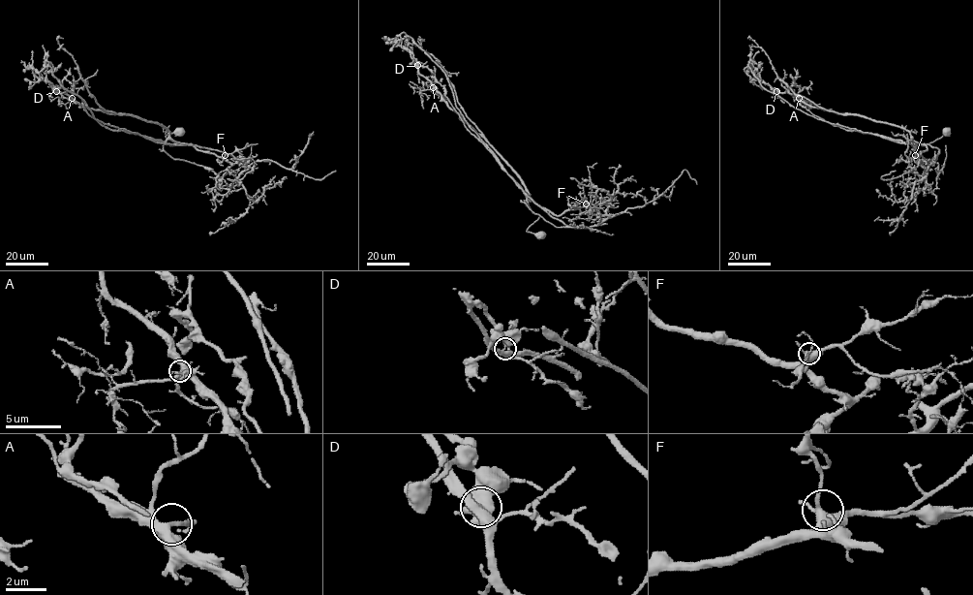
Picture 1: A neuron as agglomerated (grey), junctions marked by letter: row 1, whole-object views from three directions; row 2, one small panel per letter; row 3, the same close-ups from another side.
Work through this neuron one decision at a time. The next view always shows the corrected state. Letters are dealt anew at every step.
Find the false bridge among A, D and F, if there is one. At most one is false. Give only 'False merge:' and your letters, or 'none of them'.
False merge: D

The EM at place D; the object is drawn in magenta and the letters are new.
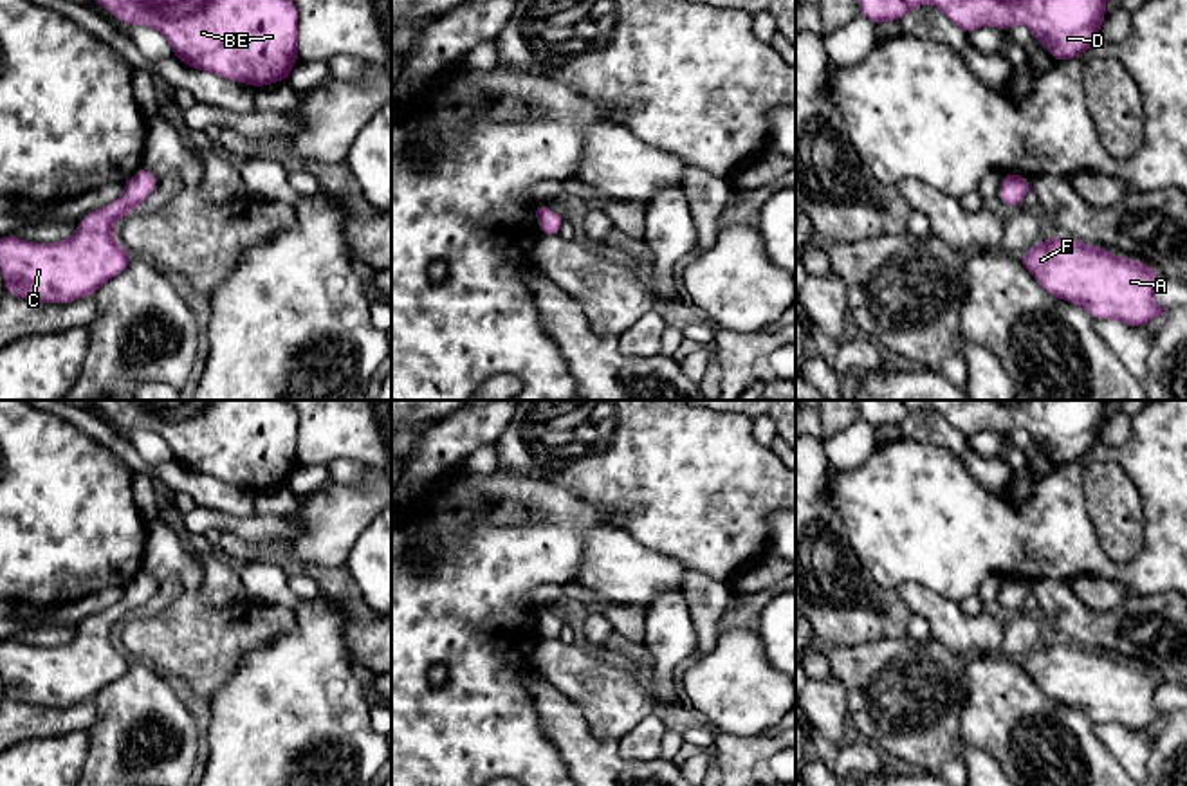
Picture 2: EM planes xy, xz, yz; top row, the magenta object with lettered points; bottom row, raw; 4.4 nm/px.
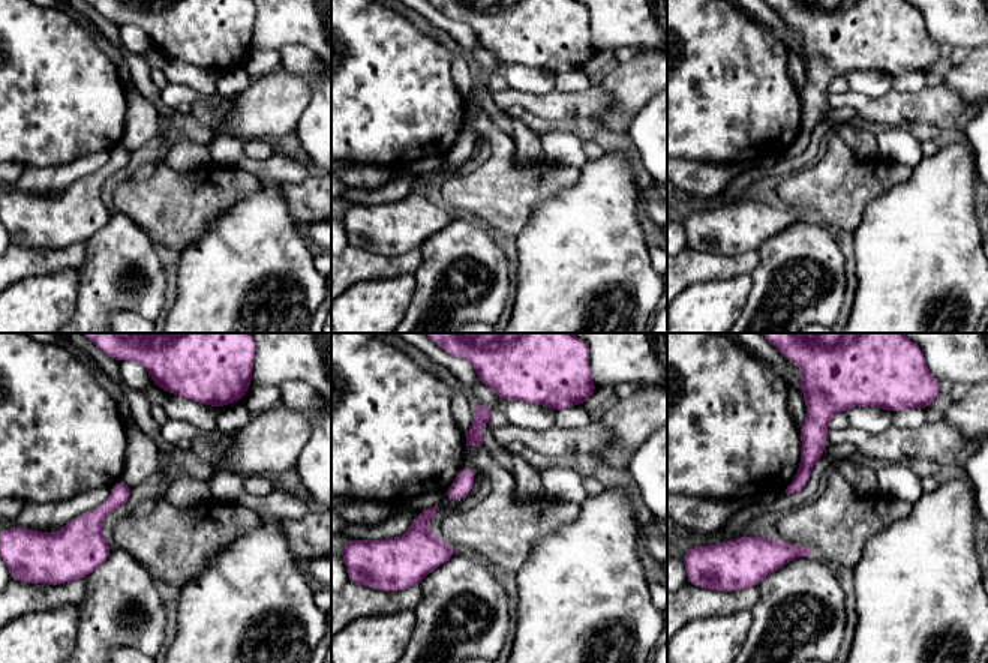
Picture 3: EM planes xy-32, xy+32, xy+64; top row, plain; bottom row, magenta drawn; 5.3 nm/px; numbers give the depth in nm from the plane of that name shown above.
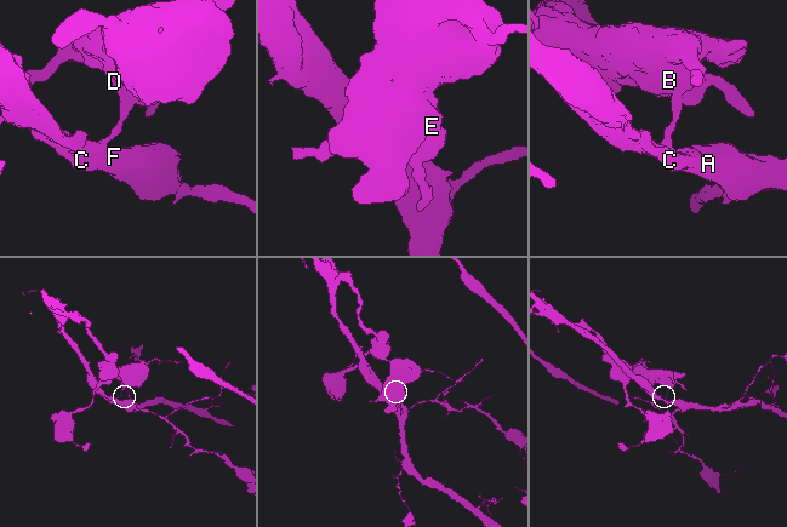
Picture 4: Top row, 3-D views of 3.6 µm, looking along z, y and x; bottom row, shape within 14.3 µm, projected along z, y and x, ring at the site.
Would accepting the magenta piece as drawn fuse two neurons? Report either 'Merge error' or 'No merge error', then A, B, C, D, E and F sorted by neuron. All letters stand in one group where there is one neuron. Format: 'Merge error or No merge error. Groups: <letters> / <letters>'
Merge error. Groups: A C F / B D E

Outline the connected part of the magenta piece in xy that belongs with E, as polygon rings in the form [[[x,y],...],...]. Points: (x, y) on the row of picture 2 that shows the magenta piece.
[[[96,0],[119,22],[159,31],[173,56],[195,70],[254,88],[287,81],[298,58],[298,16],[290,0]]]

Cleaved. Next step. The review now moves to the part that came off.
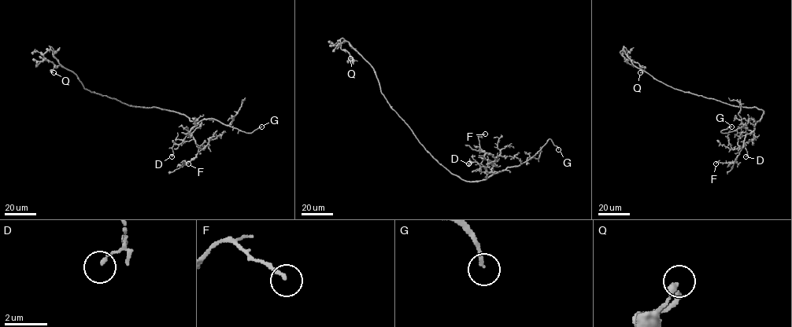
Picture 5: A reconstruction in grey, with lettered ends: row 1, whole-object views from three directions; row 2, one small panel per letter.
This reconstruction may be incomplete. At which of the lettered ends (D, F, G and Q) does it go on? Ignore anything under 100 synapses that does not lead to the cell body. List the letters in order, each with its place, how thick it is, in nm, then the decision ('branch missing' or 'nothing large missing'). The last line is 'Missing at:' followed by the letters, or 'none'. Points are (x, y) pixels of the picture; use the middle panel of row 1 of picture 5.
D: place (468, 163); calibre 120 nm; nothing large missing
F: place (485, 134); calibre 160 nm; nothing large missing
G: place (558, 149); calibre 170 nm; branch missing
Q: place (350, 58); calibre 260 nm; nothing large missing
Missing at: G

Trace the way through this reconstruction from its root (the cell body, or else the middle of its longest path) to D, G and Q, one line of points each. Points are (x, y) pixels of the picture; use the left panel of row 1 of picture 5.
D: (121, 102), (179, 112), (197, 123), (183, 141), (173, 145), (172, 156)
G: (121, 102), (132, 106), (174, 111), (197, 123), (214, 119), (246, 133), (261, 126)
Q: (121, 102), (85, 89), (77, 76), (63, 67), (48, 49), (43, 59), (53, 63), (53, 72)

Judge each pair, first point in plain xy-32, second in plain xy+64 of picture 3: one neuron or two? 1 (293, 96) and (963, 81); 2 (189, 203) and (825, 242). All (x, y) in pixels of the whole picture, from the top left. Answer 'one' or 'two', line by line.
1: one
2: two

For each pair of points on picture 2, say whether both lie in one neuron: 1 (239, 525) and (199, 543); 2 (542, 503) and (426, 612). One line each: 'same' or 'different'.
1: different
2: same

